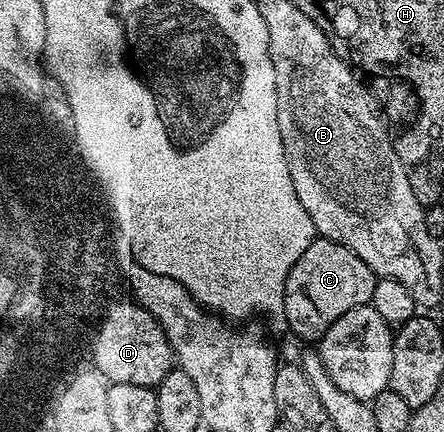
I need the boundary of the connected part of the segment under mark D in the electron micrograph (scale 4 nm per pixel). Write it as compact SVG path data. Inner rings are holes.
M134 301L126 302L112 302L94 332L94 370L101 372L111 383L156 388L173 370L171 346L159 322L145 308Z

